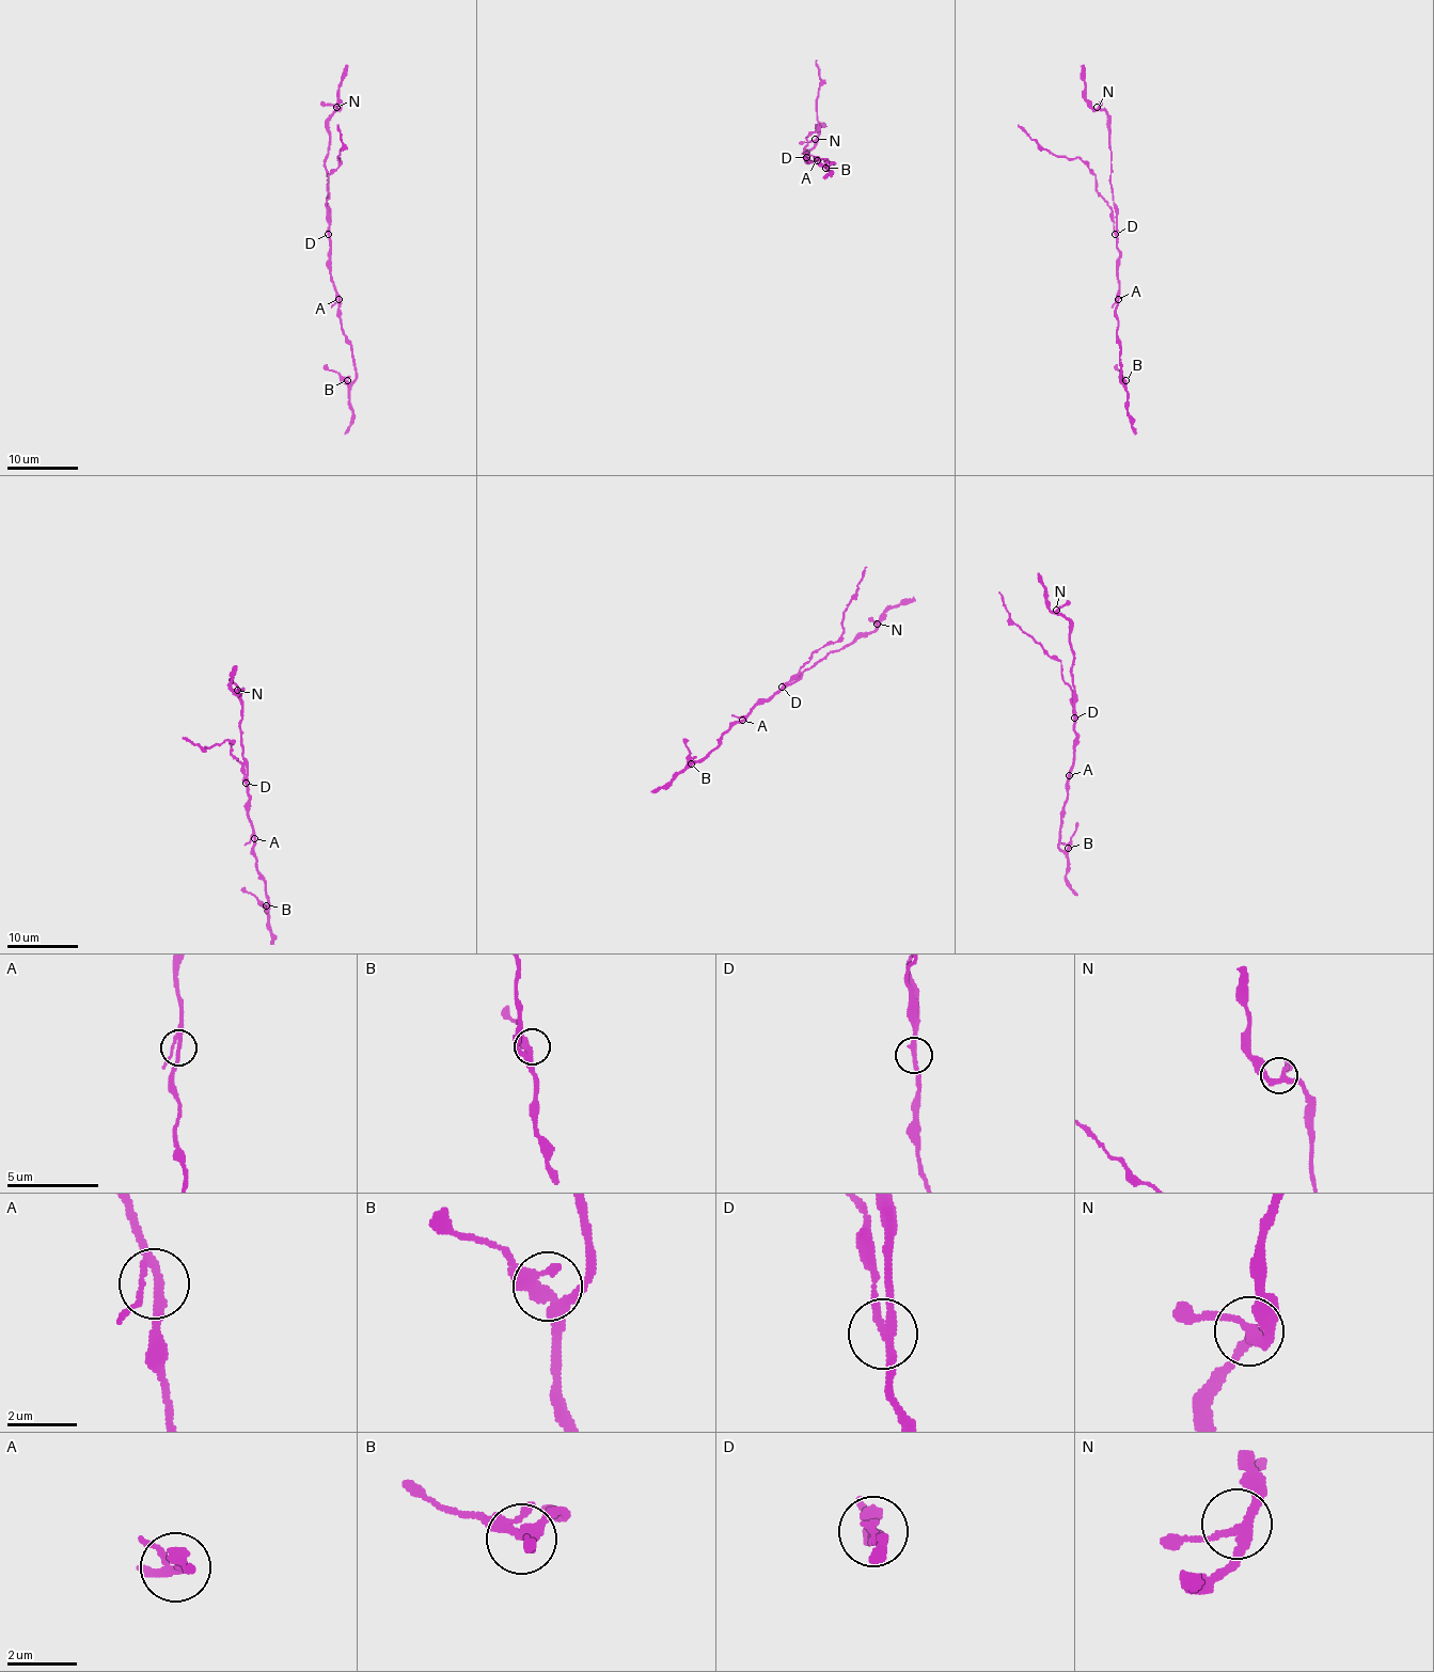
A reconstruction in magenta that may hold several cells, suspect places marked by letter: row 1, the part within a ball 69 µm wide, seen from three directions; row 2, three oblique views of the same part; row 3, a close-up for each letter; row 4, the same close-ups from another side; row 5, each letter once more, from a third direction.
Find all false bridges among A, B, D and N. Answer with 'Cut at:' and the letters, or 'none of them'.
Cut at: D

